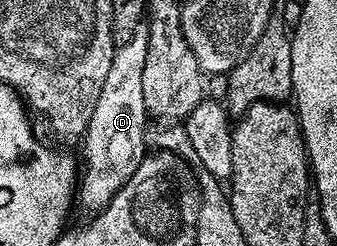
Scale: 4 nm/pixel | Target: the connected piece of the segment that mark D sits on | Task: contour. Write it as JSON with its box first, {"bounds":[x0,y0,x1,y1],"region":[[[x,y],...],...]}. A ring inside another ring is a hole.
{"bounds":[77,25,149,212],"region":[[[146,25],[139,26],[127,42],[116,45],[113,64],[109,64],[109,73],[105,76],[105,85],[101,88],[101,96],[97,96],[97,108],[93,108],[93,116],[87,125],[87,132],[81,139],[83,146],[83,162],[81,158],[81,173],[77,178],[77,206],[90,212],[98,212],[113,200],[113,196],[126,184],[129,176],[137,172],[137,164],[145,157],[149,150],[149,131],[147,122],[149,115],[145,108],[145,91],[141,85],[143,70],[145,69],[145,52],[148,51]]]}

